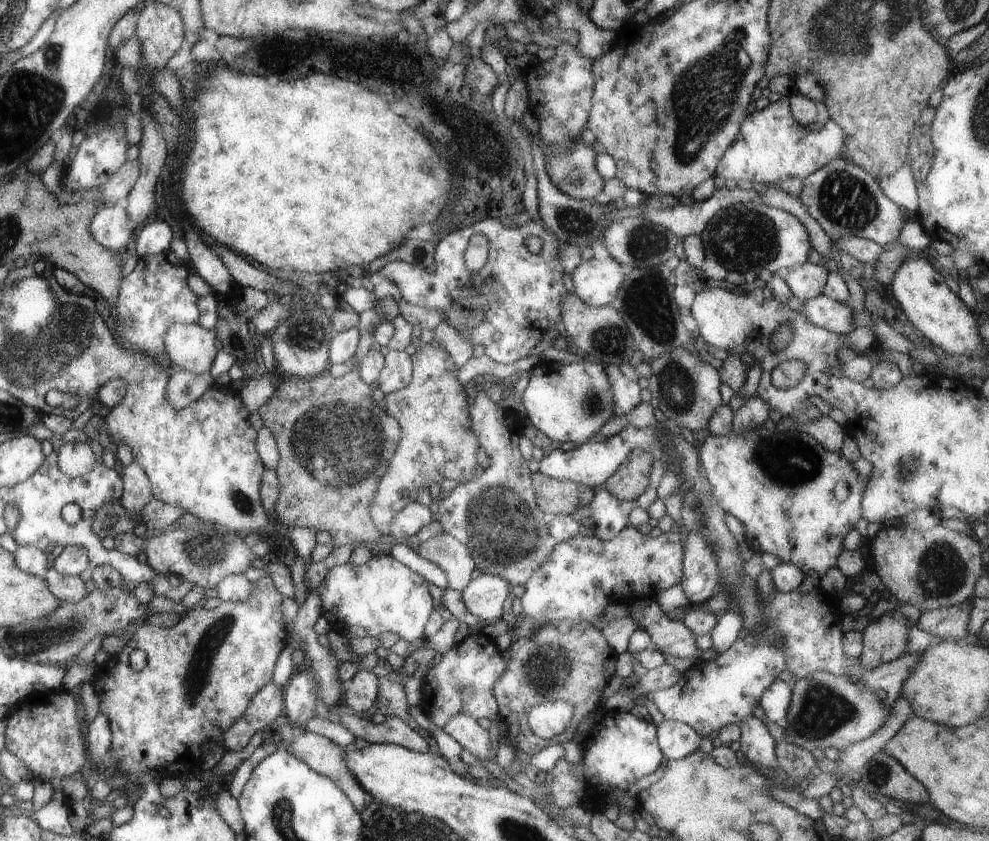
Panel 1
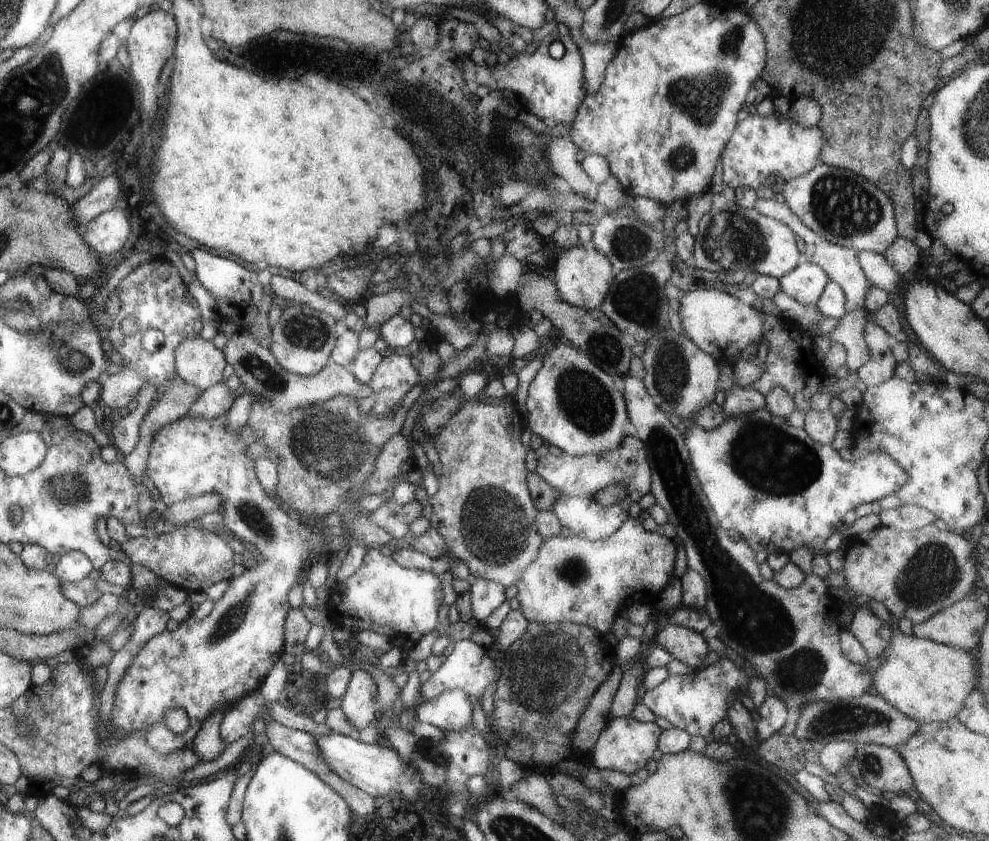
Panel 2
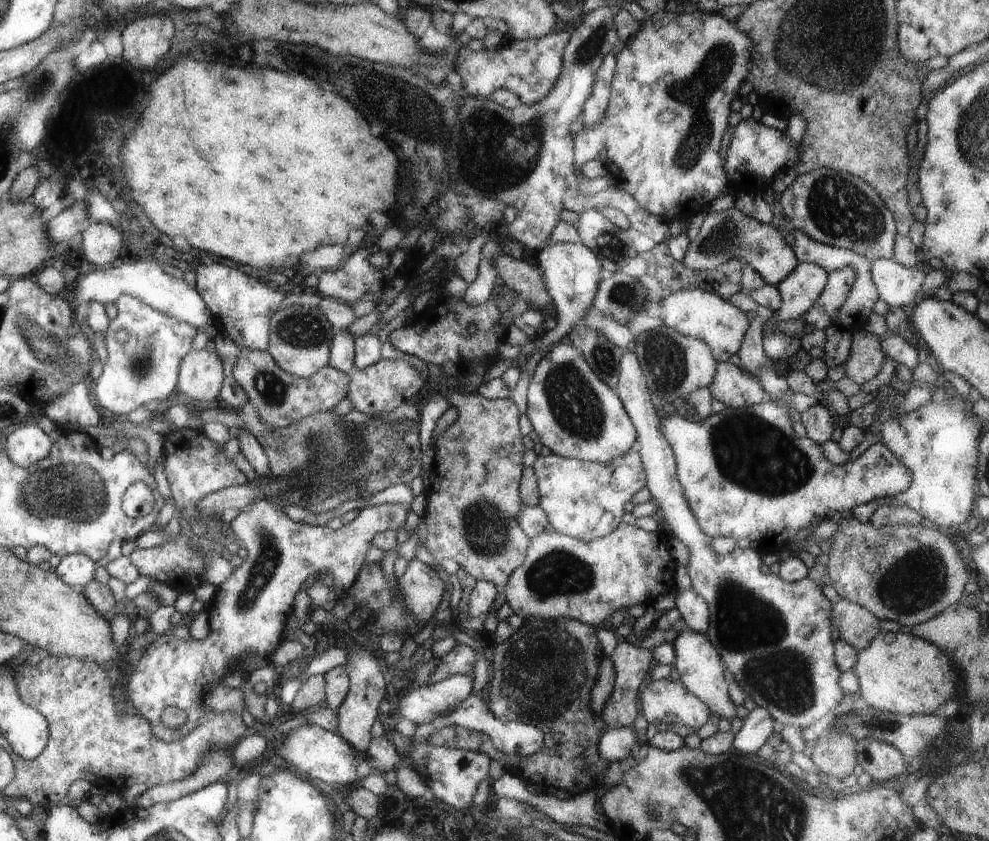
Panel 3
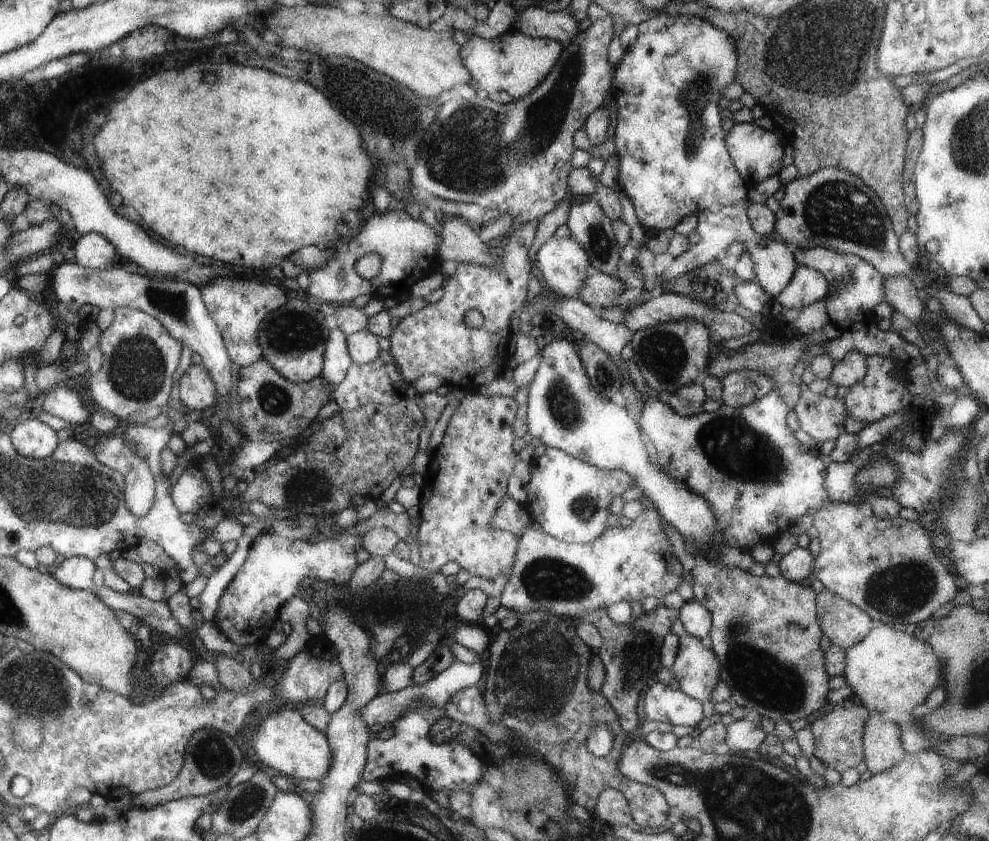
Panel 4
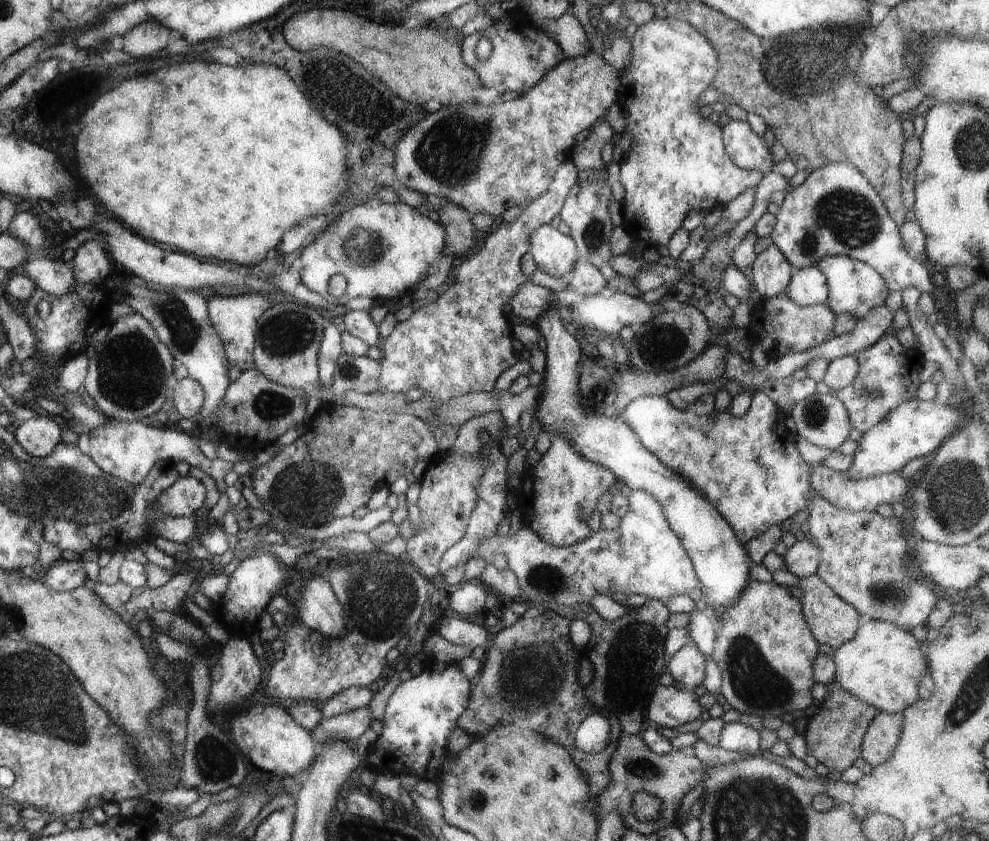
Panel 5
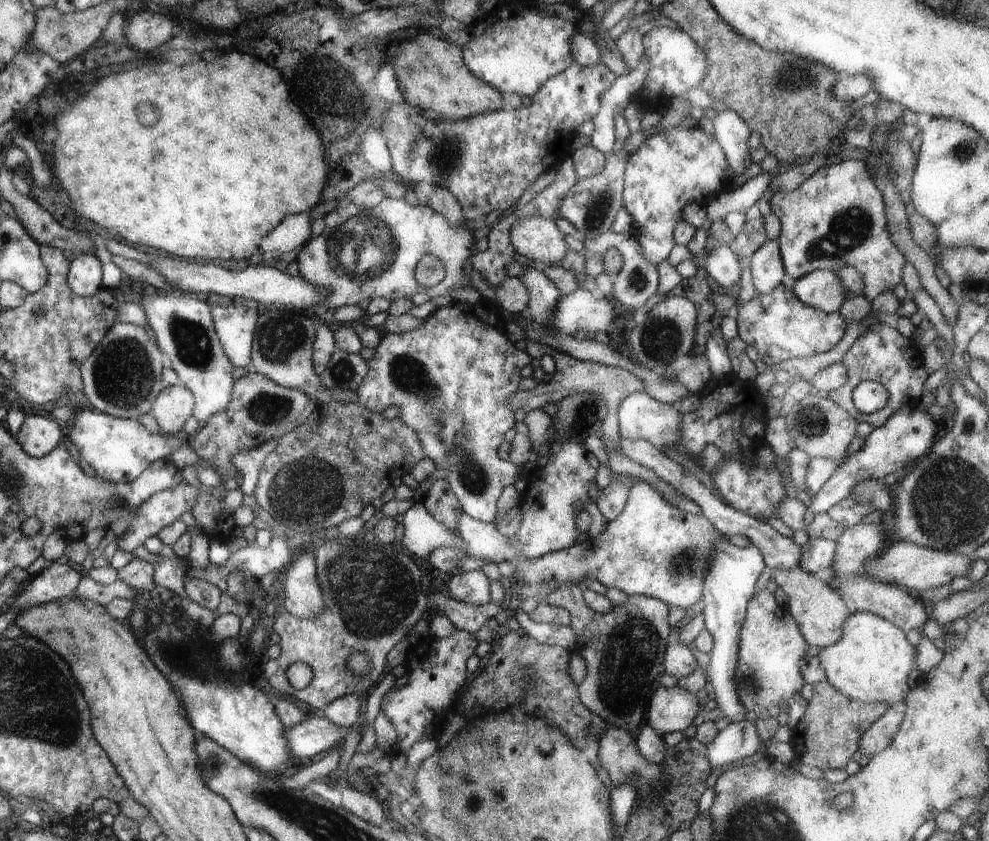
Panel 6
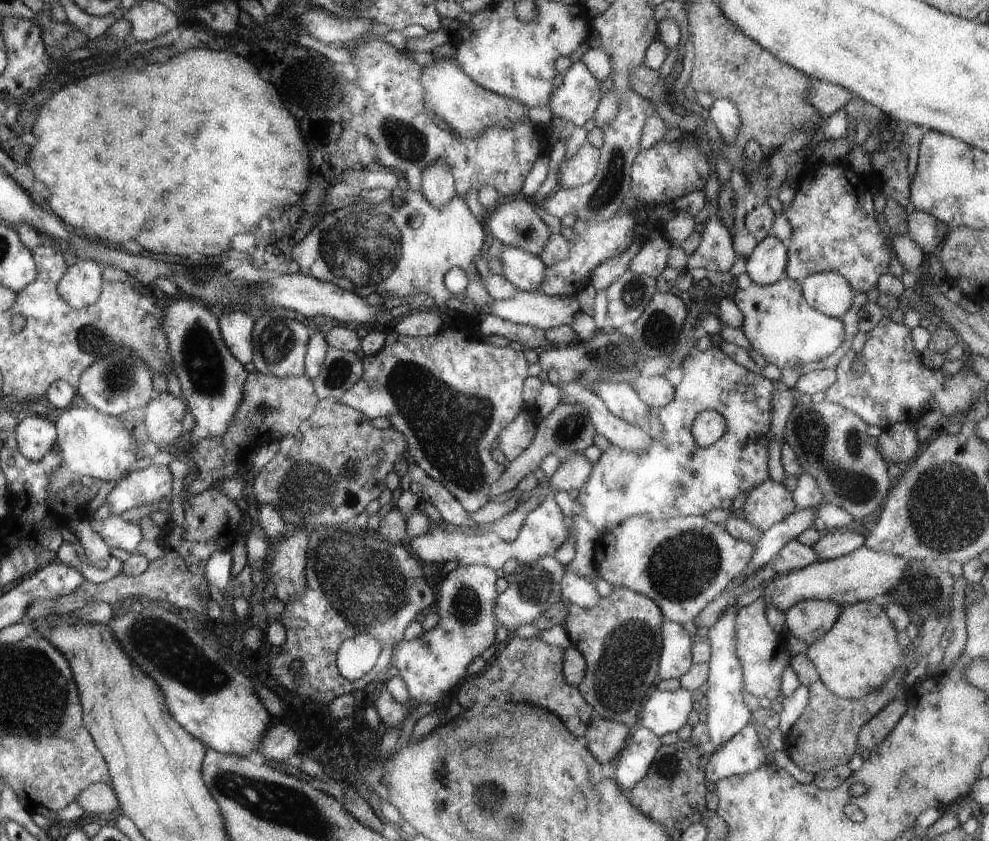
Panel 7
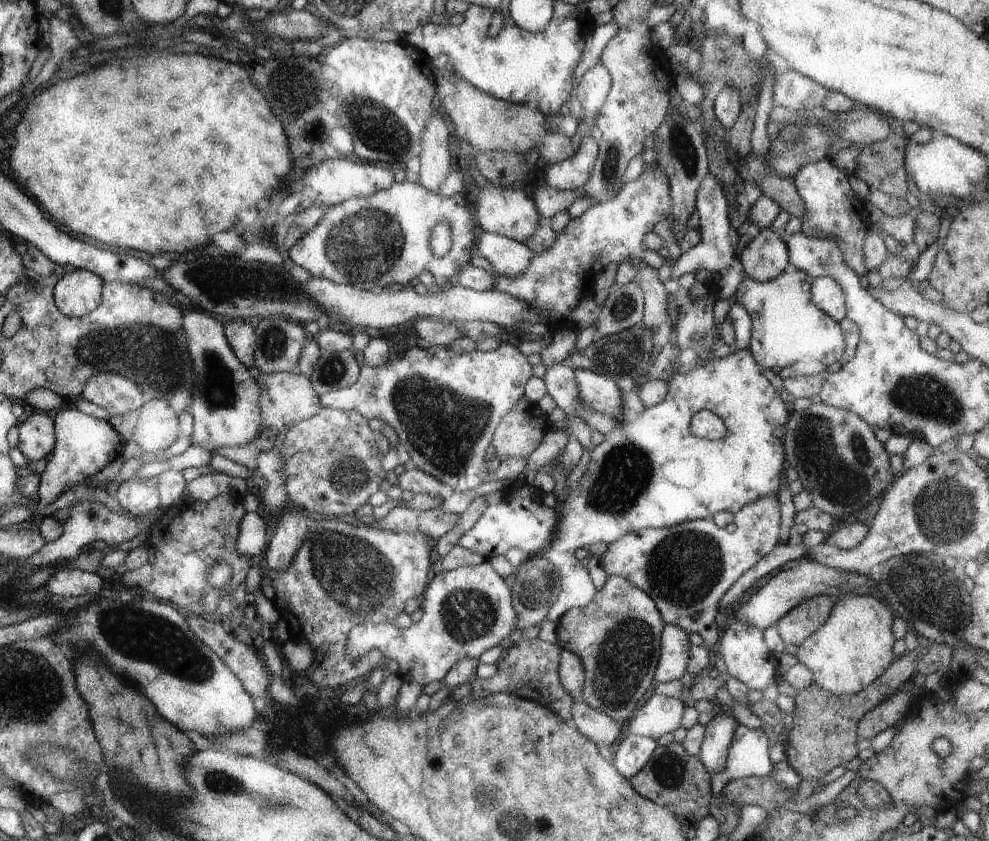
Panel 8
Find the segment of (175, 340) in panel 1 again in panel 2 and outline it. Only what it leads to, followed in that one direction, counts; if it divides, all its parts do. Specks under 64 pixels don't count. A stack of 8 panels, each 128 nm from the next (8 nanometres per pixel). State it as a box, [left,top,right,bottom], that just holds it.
[173,335,226,392]

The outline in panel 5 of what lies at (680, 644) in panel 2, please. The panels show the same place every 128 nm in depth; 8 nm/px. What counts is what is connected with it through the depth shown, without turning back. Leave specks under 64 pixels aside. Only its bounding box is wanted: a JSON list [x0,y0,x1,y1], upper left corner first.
[664,644,705,690]

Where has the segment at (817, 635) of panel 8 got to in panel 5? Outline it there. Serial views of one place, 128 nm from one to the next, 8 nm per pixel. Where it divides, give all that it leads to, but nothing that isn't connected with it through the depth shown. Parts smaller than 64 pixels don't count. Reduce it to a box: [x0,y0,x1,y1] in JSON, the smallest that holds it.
[832,618,927,712]

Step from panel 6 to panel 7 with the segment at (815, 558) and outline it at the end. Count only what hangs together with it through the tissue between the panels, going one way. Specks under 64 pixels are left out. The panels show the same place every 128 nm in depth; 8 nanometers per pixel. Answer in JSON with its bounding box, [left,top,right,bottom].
[810,530,863,561]

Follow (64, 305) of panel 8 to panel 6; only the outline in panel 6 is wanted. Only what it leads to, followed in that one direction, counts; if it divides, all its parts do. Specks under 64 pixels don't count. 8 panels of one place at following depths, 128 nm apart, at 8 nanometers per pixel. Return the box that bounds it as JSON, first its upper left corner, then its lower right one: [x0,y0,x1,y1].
[66,253,101,297]

